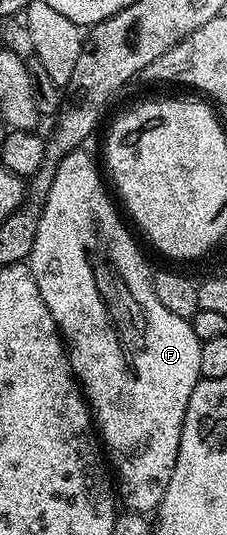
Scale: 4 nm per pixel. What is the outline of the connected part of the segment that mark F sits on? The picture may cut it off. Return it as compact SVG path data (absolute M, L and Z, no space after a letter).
M85 150L72 152L63 158L63 162L55 170L55 182L45 199L45 207L41 209L39 230L35 234L35 246L31 246L31 254L27 263L35 278L35 286L39 286L39 294L43 294L43 302L47 302L47 310L51 310L51 318L55 318L57 331L60 332L61 339L69 353L69 365L73 368L73 375L76 376L77 383L85 393L85 399L90 409L95 413L99 439L107 449L107 456L111 461L116 483L119 485L120 499L123 501L124 507L125 504L129 507L126 509L130 513L149 514L160 506L161 500L165 497L167 486L171 482L171 474L175 474L175 462L179 454L179 438L183 434L183 418L187 410L187 402L191 402L191 394L195 390L198 380L202 379L199 370L201 340L195 334L190 321L179 318L179 314L171 314L171 310L167 310L167 306L163 306L163 302L159 302L159 298L155 298L154 269L149 268L140 246L133 241L132 234L125 229L126 221L123 219L107 184L107 189L105 189L105 184L101 181L102 169L99 164L98 168L96 162L85 153Z

